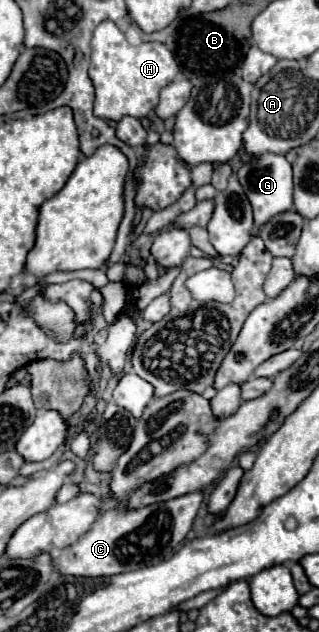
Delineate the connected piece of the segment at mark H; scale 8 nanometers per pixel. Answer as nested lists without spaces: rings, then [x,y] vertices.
[[[103,21],[93,31],[89,77],[95,85],[95,115],[119,121],[123,115],[145,117],[159,105],[159,91],[169,85],[179,71],[173,53],[159,41],[129,45],[113,21]]]

